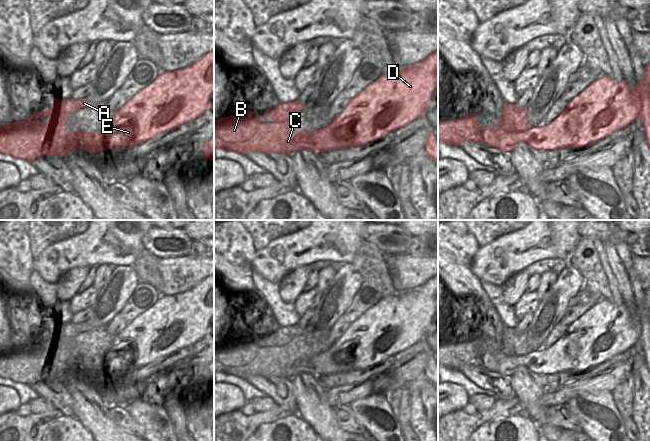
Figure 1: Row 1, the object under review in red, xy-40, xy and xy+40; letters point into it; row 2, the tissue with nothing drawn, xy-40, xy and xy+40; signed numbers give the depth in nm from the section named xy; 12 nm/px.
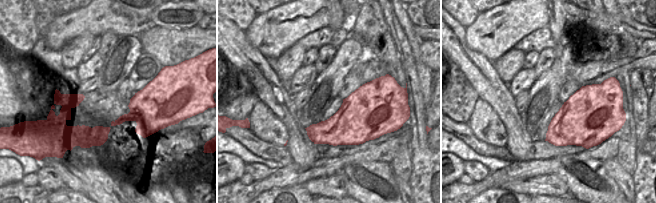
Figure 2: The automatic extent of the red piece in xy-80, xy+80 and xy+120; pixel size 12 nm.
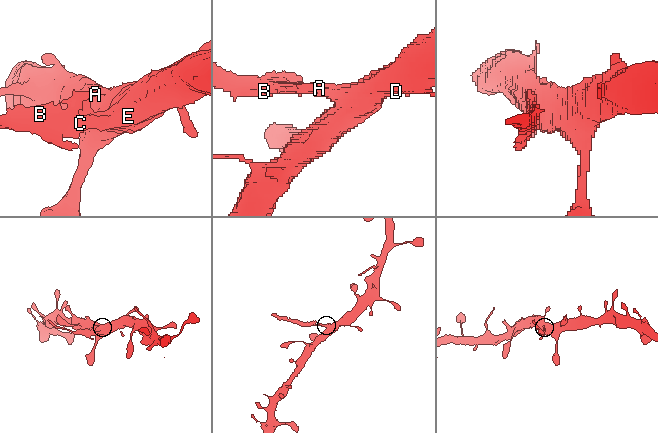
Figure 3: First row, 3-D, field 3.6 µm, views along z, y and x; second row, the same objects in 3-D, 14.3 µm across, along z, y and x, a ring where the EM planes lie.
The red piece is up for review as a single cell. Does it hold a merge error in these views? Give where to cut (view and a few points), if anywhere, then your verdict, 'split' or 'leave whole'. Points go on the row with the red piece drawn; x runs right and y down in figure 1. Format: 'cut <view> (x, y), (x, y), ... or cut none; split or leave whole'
cut xy+40 (544, 126), (544, 138), (534, 148); split

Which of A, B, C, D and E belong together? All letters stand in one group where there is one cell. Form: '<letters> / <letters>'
A B C / D E

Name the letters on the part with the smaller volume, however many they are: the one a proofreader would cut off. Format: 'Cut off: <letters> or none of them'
Cut off: A, B, C

